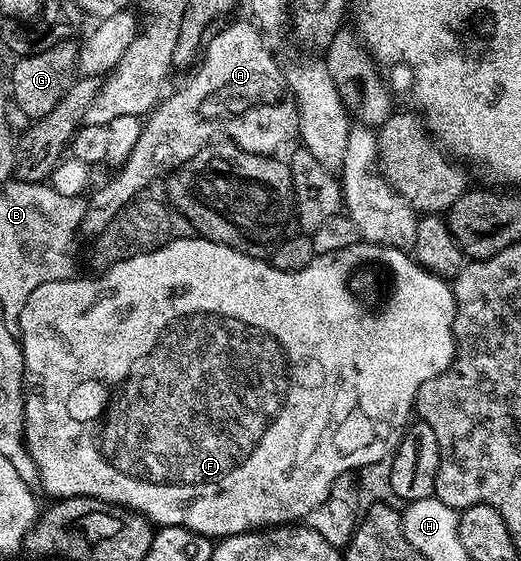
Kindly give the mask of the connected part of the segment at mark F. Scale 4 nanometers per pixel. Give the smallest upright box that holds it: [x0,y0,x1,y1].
[17,236,455,540]

